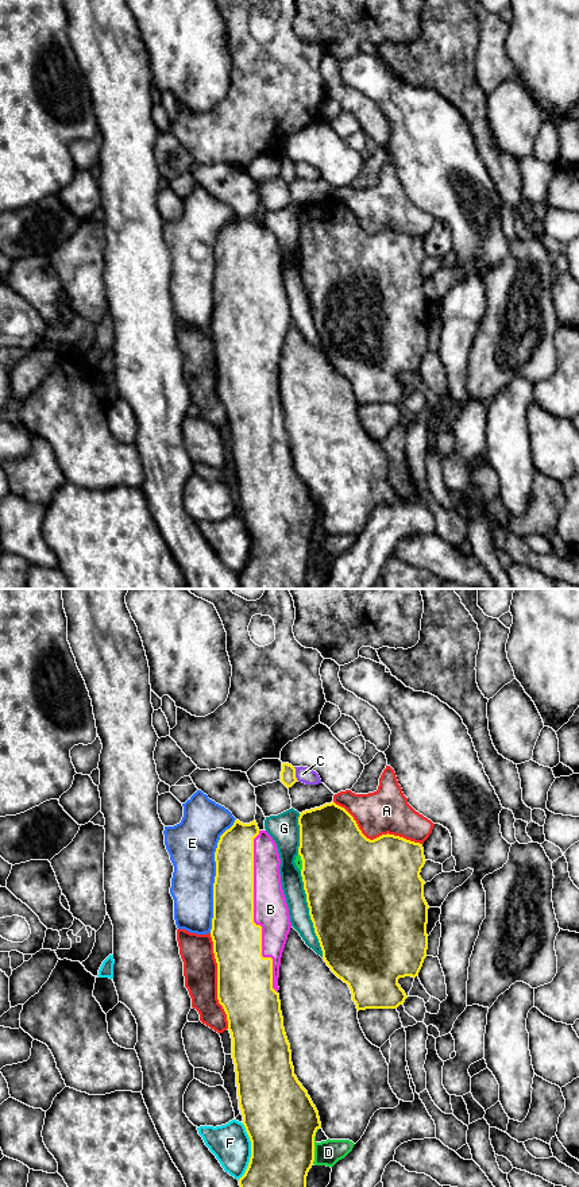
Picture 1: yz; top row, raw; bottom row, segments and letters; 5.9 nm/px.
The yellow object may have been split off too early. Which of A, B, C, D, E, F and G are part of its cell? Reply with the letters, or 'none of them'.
B

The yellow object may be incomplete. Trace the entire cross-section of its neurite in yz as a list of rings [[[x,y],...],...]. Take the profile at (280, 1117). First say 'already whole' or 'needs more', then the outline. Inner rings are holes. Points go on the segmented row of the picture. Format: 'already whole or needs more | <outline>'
needs more | [[[235,820],[233,825],[220,836],[215,862],[211,937],[217,963],[217,999],[227,1014],[239,1106],[243,1125],[251,1141],[250,1163],[244,1175],[239,1179],[239,1186],[306,1187],[306,1176],[314,1161],[314,1136],[321,1128],[321,1122],[308,1091],[294,1075],[290,1044],[281,1011],[279,966],[292,922],[281,883],[278,848],[273,837],[258,828],[255,820],[250,824]]]

